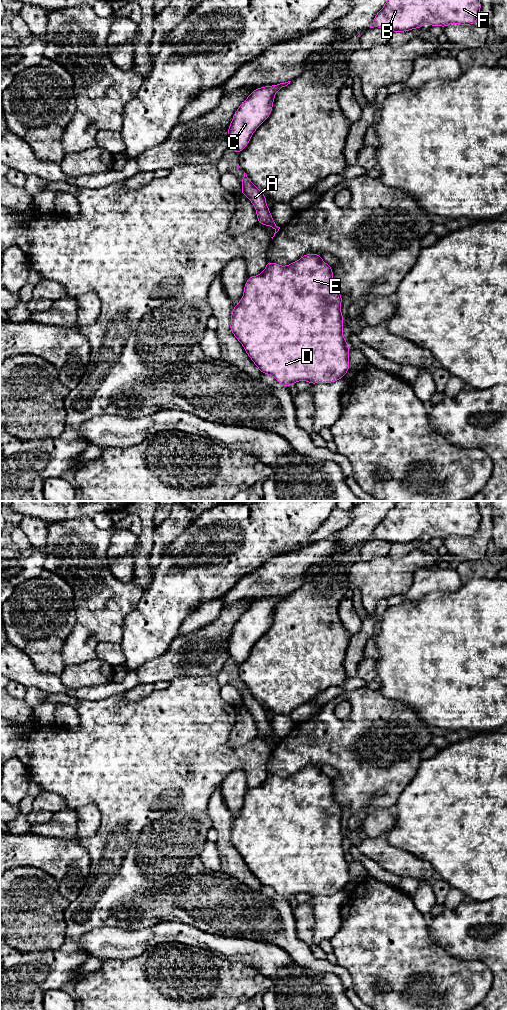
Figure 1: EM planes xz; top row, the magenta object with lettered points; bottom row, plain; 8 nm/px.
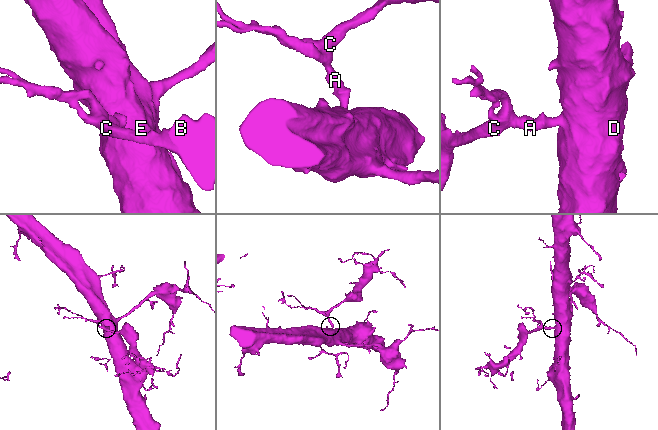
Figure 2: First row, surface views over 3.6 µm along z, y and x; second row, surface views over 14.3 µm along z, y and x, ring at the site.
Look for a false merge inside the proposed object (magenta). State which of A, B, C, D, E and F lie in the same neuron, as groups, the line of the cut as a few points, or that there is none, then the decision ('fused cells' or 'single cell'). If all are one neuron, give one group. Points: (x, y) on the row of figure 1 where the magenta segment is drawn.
groups A B C D E F; cut none; single cell

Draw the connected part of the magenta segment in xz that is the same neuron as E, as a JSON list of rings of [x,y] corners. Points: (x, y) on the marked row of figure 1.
[[[308,253],[302,256],[299,260],[286,266],[281,266],[268,261],[262,273],[256,276],[250,276],[246,281],[243,296],[240,302],[233,307],[232,310],[230,330],[242,344],[245,352],[261,373],[271,375],[282,386],[288,387],[298,381],[307,381],[312,385],[316,383],[333,383],[343,378],[350,368],[349,345],[343,337],[343,315],[341,313],[341,303],[342,296],[334,285],[332,267],[322,260],[320,254]]]

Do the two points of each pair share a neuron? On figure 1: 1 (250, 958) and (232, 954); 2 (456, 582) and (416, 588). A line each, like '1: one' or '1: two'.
1: one
2: one

